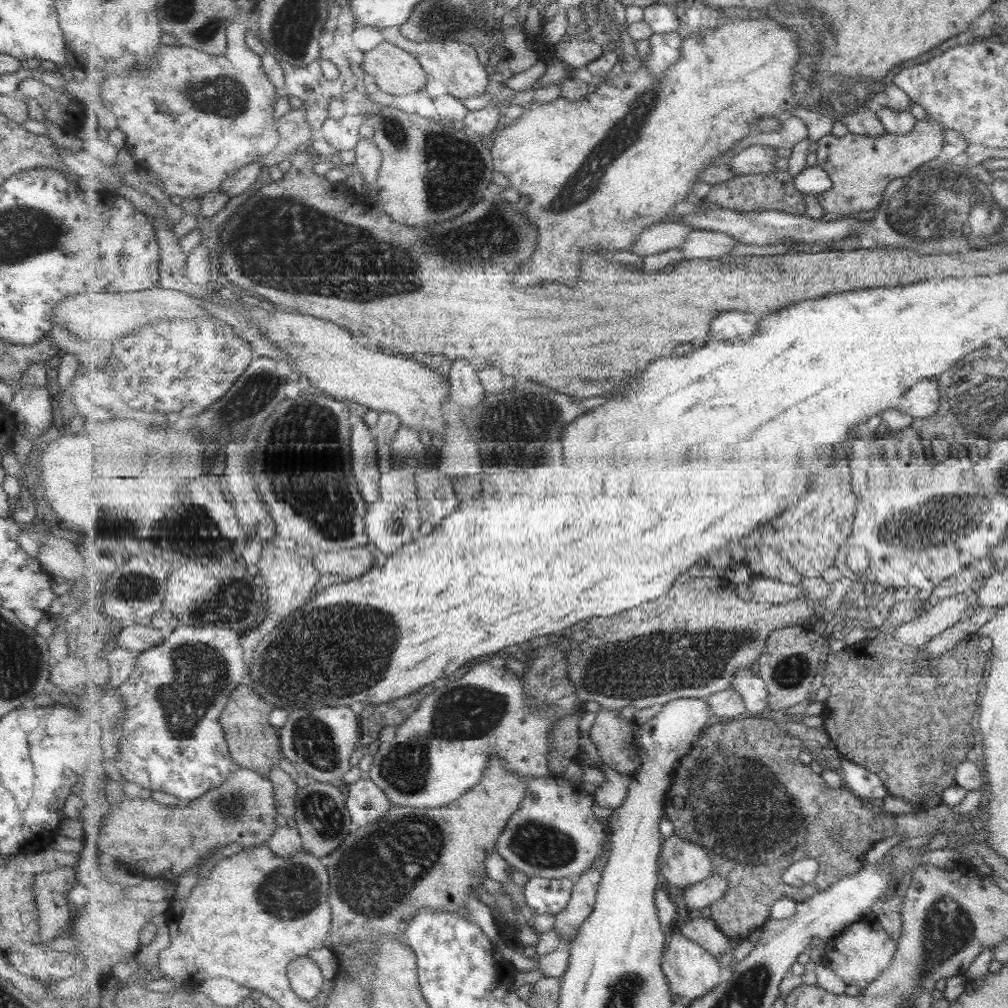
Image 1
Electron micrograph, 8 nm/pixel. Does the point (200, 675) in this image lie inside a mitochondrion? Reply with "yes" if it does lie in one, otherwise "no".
yes

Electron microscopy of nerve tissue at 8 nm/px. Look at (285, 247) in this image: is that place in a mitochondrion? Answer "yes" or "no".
yes

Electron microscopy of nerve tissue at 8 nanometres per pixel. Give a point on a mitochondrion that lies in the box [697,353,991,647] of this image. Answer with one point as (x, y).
(946, 520)

